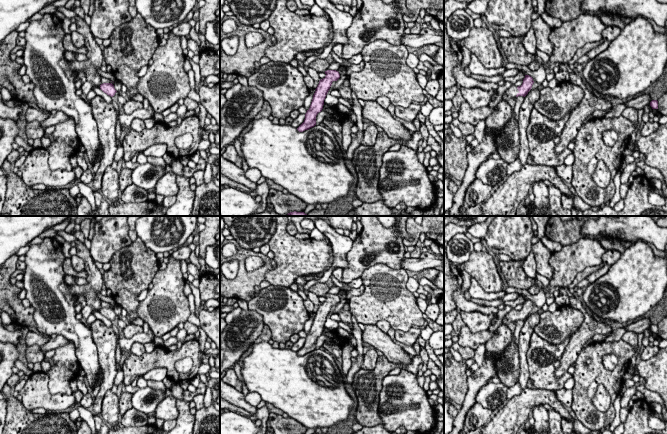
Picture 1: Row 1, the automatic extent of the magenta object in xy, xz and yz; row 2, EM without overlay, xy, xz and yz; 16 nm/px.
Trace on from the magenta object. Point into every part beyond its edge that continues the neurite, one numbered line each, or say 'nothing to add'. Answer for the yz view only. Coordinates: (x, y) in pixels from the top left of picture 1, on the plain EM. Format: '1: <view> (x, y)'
1: yz (512, 315)

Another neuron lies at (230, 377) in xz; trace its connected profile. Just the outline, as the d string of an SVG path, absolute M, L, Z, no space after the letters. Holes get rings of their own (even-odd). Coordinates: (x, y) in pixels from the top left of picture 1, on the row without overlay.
M227 369L222 381L235 388L238 392L242 392L242 383L238 379L234 369Z

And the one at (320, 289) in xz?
M316 283L309 288L309 291L316 294L317 296L325 296L329 289L330 288L326 283Z

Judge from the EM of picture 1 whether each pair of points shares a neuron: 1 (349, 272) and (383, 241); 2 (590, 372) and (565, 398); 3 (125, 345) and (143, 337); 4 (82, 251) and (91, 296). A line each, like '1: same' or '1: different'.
1: same
2: different
3: same
4: same

